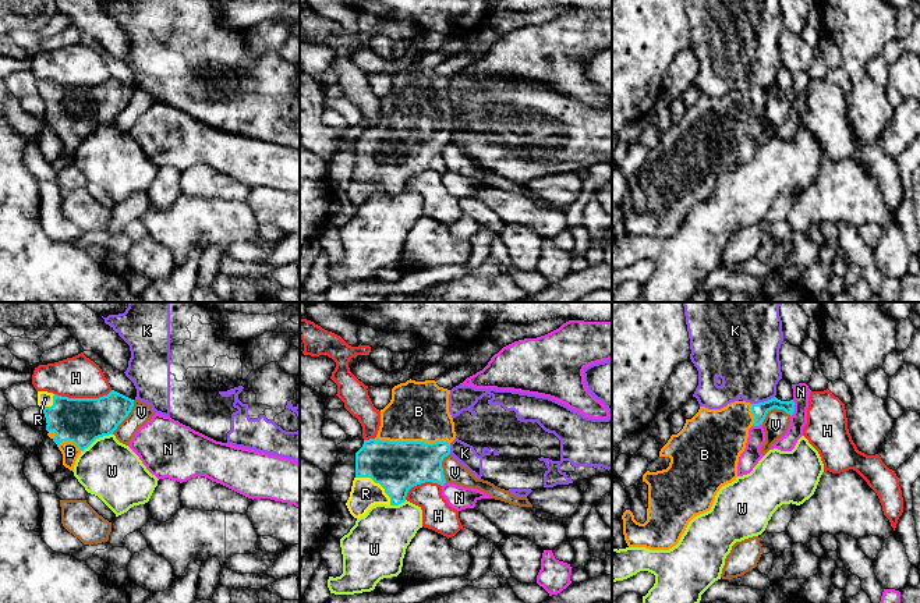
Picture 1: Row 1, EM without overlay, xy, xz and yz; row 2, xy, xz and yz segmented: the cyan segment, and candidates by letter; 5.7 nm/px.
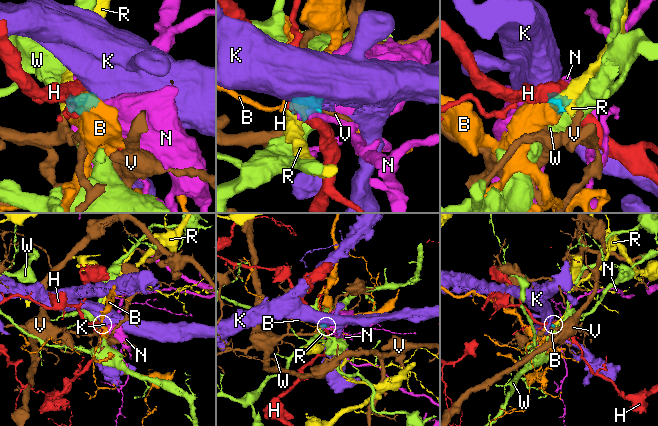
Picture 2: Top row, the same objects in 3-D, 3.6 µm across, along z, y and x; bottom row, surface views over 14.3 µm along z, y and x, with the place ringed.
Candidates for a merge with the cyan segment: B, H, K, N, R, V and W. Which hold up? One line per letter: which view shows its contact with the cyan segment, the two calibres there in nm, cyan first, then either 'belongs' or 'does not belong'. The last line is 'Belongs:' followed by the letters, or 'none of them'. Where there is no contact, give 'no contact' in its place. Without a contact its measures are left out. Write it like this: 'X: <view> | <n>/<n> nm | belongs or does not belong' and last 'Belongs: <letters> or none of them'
B: xz | 280/360 nm | belongs
H: xy | 260/240 nm | does not belong
K: yz | 90/360 nm | does not belong
N: yz | 90/100 nm | does not belong
R: xz | 280/160 nm | belongs
V: yz | 90/150 nm | does not belong
W: xy | 260/340 nm | does not belong
Belongs: B, R

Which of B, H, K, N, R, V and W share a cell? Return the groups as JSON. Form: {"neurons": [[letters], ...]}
{"neurons": [["B", "R"], ["H"], ["K"], ["N"], ["V"], ["W"]]}

